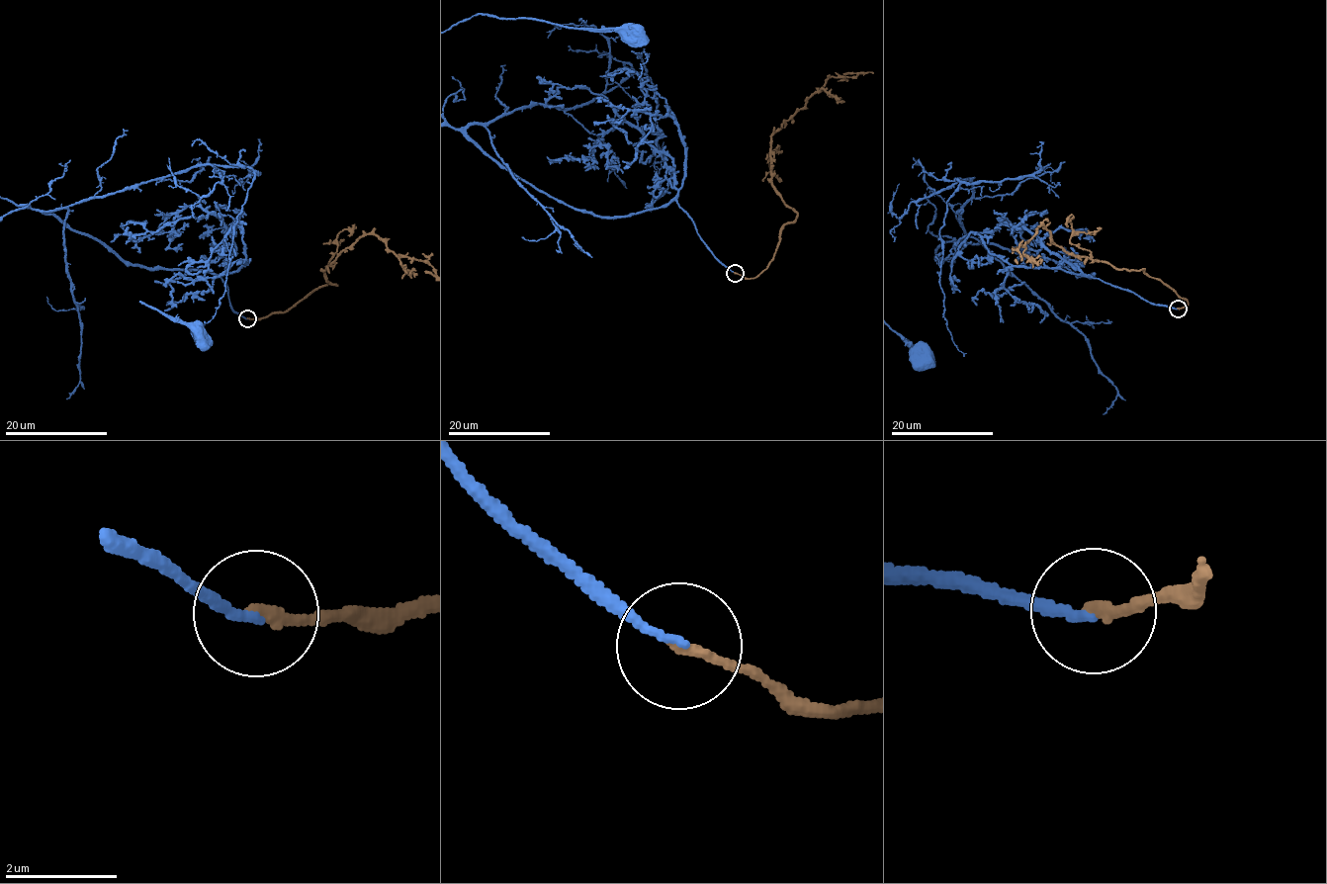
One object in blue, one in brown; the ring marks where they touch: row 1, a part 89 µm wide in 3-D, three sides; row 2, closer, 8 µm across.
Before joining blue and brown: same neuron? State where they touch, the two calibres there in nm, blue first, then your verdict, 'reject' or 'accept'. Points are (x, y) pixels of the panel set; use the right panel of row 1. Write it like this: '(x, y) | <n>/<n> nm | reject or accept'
(1178, 309) | 140/190 nm | accept

